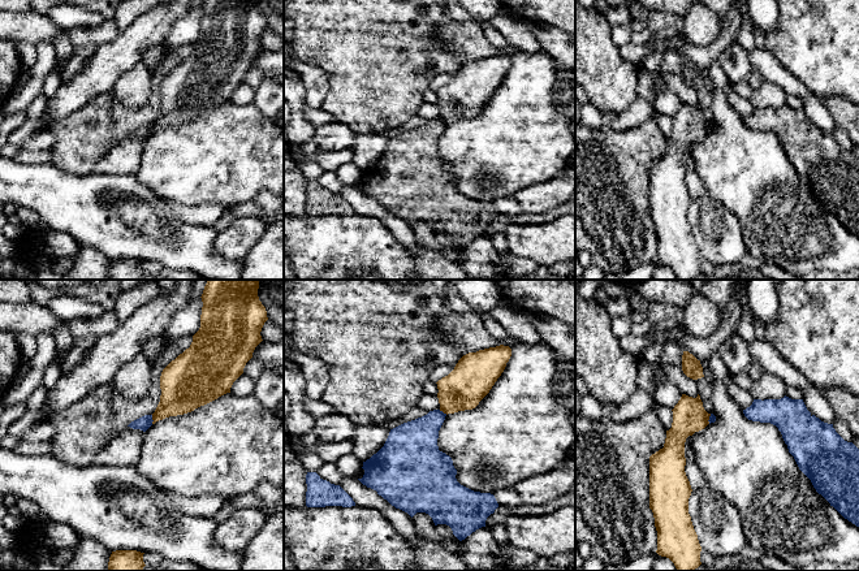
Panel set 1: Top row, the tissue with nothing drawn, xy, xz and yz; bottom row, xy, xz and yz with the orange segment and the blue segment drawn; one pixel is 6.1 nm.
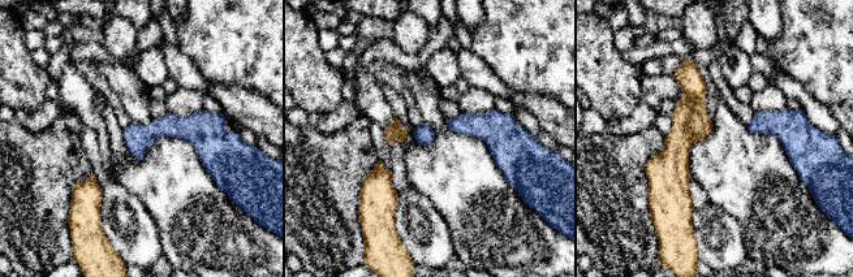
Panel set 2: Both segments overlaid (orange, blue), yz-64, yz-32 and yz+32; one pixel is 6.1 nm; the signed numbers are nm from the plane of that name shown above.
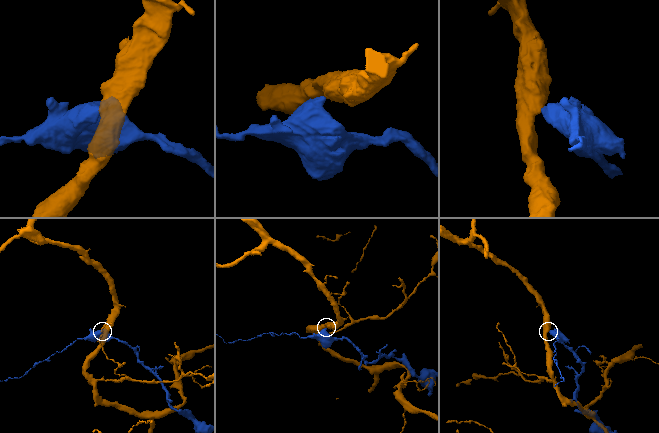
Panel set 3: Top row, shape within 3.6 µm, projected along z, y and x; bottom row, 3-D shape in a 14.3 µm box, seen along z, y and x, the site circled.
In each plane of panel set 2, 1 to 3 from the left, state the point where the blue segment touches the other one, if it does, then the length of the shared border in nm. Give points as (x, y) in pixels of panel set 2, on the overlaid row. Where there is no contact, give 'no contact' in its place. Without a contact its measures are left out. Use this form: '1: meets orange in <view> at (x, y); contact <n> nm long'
1: no contact
2: no contact
3: no contact

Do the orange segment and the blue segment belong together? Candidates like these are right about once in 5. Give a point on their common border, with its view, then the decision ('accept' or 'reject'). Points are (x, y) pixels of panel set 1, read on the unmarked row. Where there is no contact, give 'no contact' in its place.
xy (152, 128) | reject

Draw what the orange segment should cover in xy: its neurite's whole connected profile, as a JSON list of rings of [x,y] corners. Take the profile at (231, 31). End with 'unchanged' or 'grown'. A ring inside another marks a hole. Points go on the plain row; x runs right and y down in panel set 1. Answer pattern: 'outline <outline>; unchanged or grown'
outline [[[203,0],[200,36],[193,44],[189,57],[172,69],[160,85],[160,111],[152,122],[152,133],[169,125],[184,124],[230,101],[233,91],[243,82],[246,72],[252,66],[255,56],[263,49],[260,40],[268,29],[266,16],[258,0]]]; unchanged

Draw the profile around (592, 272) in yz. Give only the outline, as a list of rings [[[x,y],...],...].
[[[591,264],[588,268],[583,271],[582,280],[601,280],[604,277],[603,269],[597,265]]]

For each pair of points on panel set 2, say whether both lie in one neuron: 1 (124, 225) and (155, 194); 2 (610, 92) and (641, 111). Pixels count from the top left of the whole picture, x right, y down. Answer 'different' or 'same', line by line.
1: different
2: different

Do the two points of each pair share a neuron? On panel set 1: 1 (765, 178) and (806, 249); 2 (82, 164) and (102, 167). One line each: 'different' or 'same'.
1: same
2: different

